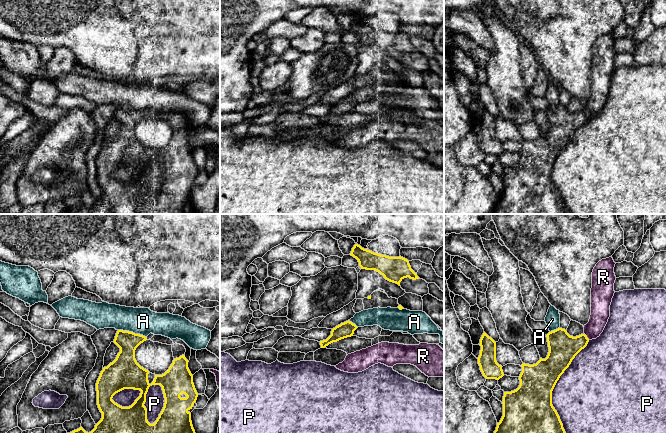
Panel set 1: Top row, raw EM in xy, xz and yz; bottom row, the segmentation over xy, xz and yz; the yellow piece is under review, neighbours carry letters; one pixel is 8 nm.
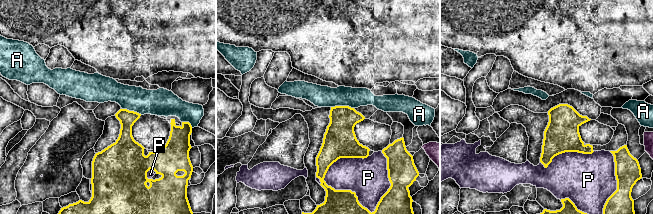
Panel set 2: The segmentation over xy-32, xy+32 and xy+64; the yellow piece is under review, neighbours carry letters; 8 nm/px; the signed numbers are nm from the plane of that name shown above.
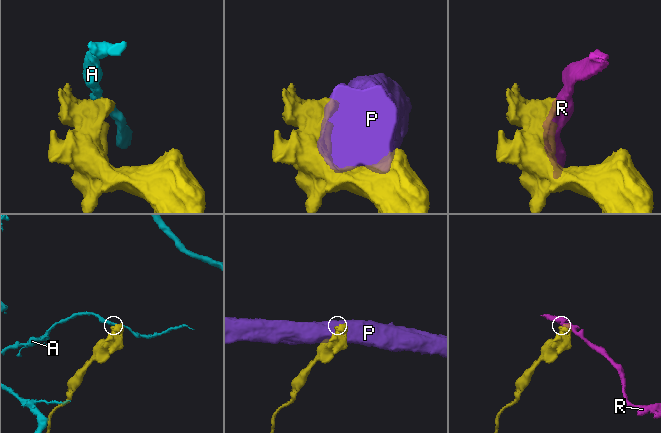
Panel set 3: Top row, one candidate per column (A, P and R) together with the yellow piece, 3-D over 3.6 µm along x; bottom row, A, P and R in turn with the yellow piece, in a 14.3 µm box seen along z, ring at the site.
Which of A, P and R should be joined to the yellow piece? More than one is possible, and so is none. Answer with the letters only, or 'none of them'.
none of them

